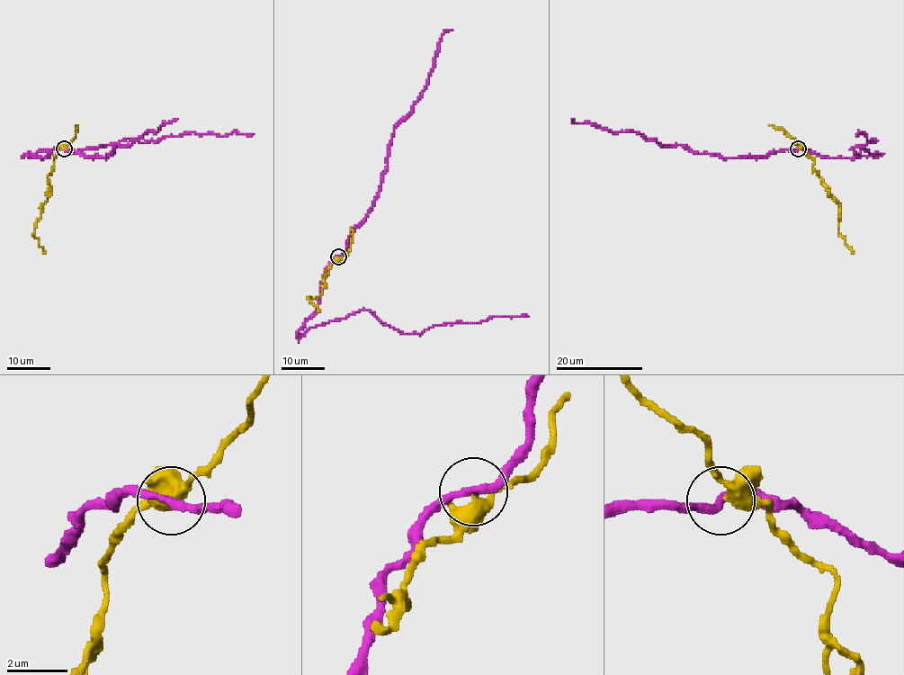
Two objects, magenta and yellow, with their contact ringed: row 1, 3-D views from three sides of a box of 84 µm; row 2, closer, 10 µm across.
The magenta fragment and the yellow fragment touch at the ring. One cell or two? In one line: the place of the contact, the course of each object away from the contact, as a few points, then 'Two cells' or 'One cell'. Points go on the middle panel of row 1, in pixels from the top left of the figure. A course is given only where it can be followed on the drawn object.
Place: (338, 256). Course of magenta: (339, 256), (328, 266), (318, 308), (299, 337), (312, 327), (365, 309), (408, 334), (445, 323), (528, 316). Course of yellow: (339, 256), (323, 279), (325, 287), (316, 298), (308, 298), (319, 311). Two cells

